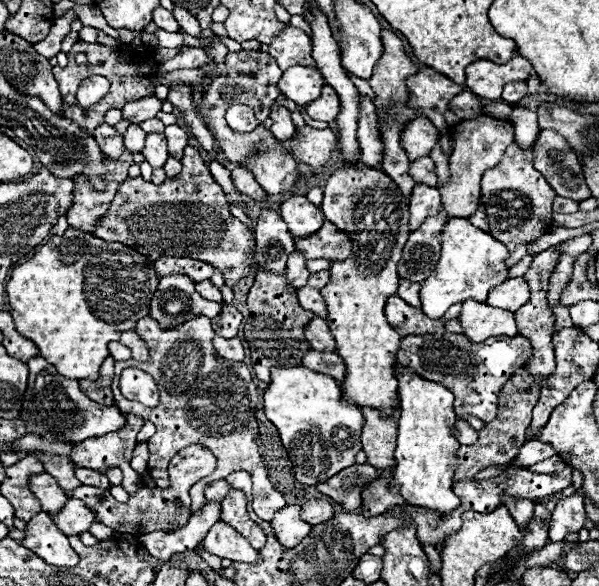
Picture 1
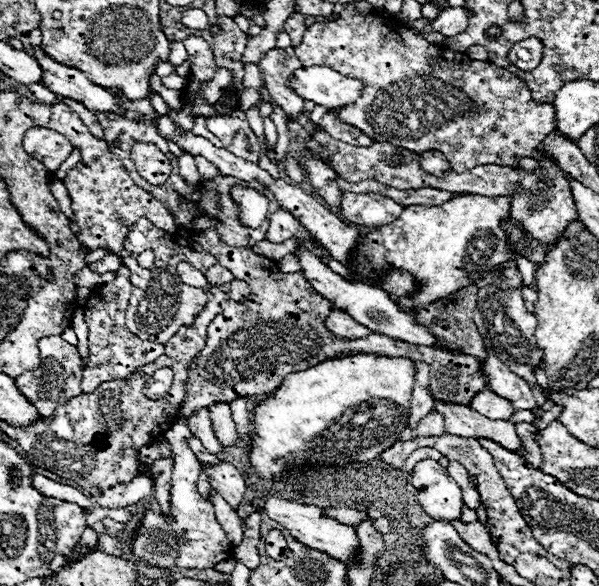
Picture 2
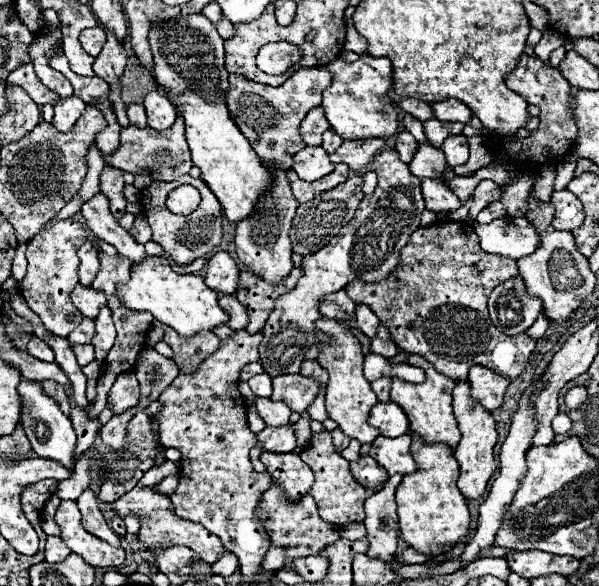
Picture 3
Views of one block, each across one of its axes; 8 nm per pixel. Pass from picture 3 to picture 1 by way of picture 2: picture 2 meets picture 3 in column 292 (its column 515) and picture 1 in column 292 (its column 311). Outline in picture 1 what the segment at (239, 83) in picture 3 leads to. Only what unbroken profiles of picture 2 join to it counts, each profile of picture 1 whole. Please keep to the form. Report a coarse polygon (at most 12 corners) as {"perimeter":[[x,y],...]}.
{"perimeter":[[288,26],[272,40],[272,54],[284,71],[314,66],[312,42],[304,30]]}

